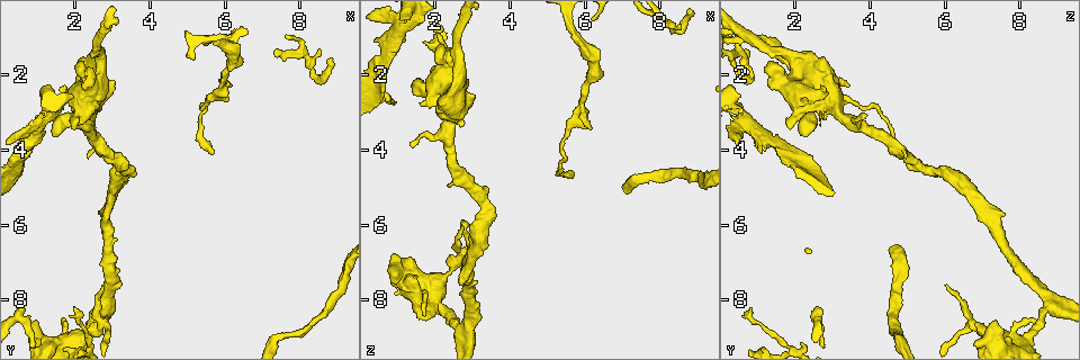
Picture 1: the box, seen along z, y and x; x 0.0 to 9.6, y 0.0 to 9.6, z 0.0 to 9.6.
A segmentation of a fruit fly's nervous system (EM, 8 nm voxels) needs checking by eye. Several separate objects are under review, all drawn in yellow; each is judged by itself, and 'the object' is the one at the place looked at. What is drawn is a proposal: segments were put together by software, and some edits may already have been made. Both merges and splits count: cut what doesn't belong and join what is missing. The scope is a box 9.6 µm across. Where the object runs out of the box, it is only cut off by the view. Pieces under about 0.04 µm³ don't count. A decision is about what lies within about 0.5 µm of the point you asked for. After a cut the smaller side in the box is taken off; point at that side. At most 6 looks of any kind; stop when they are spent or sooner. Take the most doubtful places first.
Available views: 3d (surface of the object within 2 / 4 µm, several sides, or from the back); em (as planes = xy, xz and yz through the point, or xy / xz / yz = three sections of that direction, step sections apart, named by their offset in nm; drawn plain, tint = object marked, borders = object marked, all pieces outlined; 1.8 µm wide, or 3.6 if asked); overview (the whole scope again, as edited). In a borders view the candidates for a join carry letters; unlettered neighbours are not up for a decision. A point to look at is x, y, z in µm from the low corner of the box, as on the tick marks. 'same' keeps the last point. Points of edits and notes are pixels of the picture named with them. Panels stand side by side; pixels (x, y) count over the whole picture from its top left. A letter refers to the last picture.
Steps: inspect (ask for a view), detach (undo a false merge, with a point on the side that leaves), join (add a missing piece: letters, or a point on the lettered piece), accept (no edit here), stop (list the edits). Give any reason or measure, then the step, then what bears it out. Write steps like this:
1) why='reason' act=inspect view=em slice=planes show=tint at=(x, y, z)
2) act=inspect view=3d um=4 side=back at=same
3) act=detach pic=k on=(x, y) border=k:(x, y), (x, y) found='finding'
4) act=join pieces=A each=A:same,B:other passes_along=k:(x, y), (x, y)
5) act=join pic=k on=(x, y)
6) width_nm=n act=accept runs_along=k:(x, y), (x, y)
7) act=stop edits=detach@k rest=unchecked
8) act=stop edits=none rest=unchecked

why='an open end' act=inspect view=3d um=4 side=back at=(0.55, 4.35, 2.55)

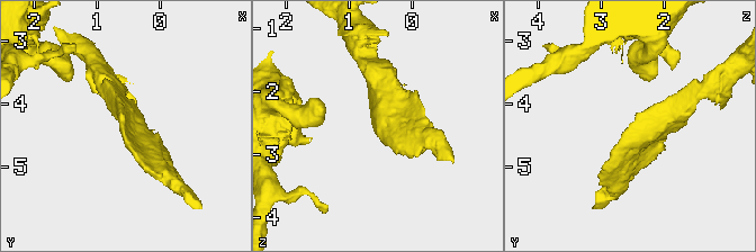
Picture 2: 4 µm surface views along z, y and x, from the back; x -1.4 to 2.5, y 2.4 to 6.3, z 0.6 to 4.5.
why='shape alone is not enough' act=inspect view=em slice=xy step=4 show=borders at=(0.60, 4.35, 2.55)

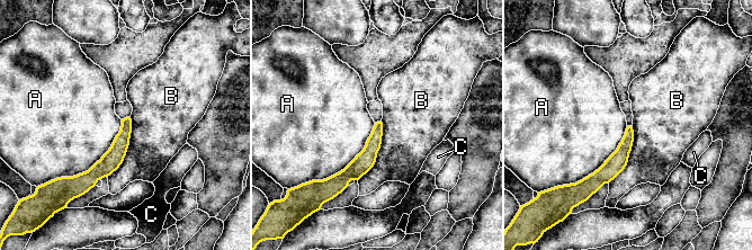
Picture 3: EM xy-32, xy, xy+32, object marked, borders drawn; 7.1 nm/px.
act=inspect view=em slice=planes show=borders at=same

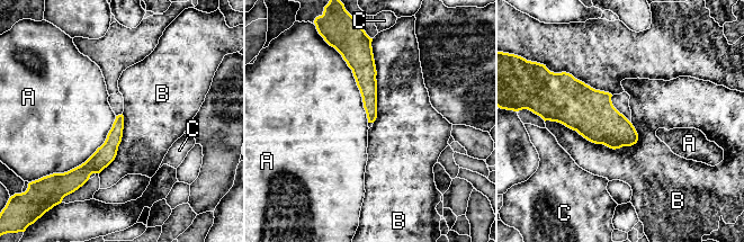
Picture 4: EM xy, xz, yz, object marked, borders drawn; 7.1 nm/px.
longest_contact=B:700nm act=accept each=A:other,B:other,C:other runs_along=4:(365, 51), (370, 119) found='none of them fits'

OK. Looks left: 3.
why='sudden change in width' act=inspect view=3d um=4 side=back at=(2.40, 2.55, 2.45)

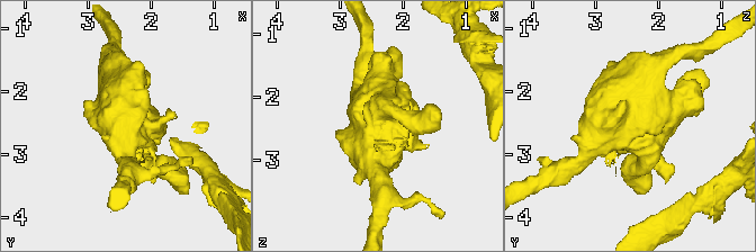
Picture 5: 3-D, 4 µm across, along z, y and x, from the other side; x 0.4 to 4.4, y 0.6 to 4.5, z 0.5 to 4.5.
act=inspect view=em slice=planes show=tint at=(2.35, 2.65, 2.45)

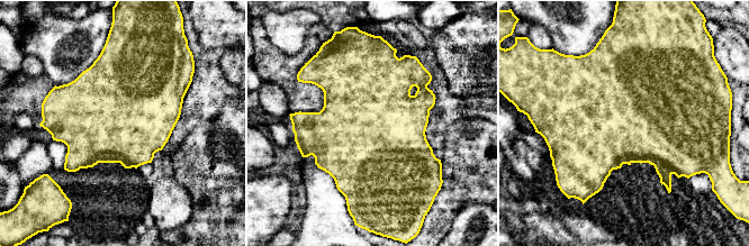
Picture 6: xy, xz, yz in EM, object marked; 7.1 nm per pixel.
act=inspect view=em slice=planes show=borders at=same

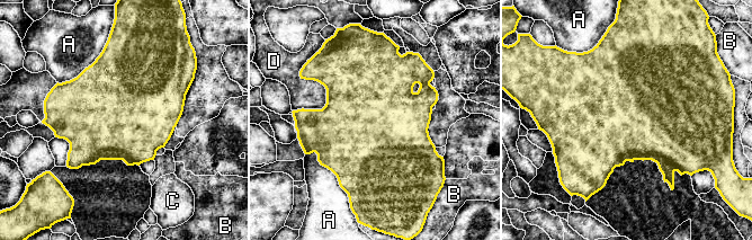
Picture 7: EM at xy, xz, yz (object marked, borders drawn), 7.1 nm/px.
act=accept each=A:other,B:other,C:other,D:other found='continuous, no second cell'

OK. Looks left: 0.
act=stop edits=none rest=unchecked

